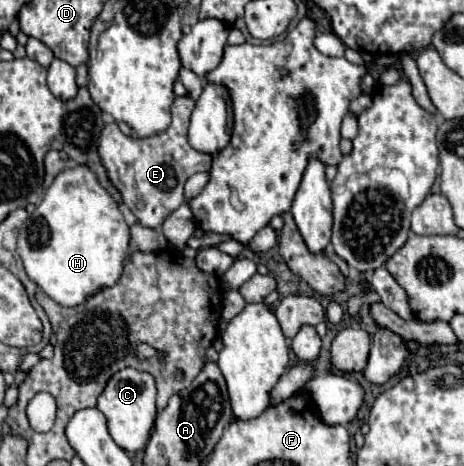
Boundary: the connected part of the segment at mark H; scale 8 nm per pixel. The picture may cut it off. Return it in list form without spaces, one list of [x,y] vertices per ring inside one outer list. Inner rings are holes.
[[[87,165],[61,171],[41,205],[19,229],[17,251],[31,281],[61,307],[81,305],[101,289],[113,287],[129,249],[129,225],[117,201],[99,185]]]

